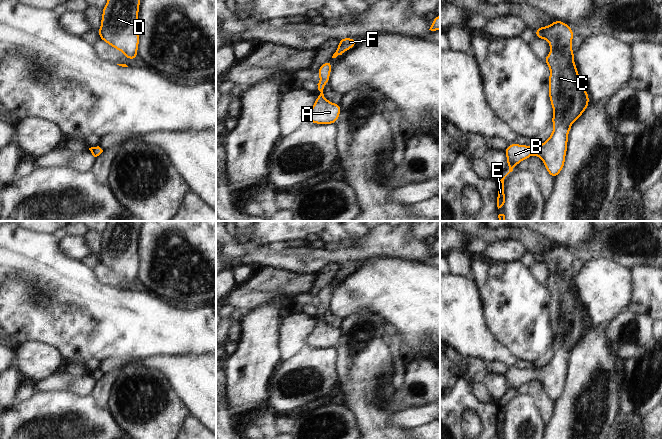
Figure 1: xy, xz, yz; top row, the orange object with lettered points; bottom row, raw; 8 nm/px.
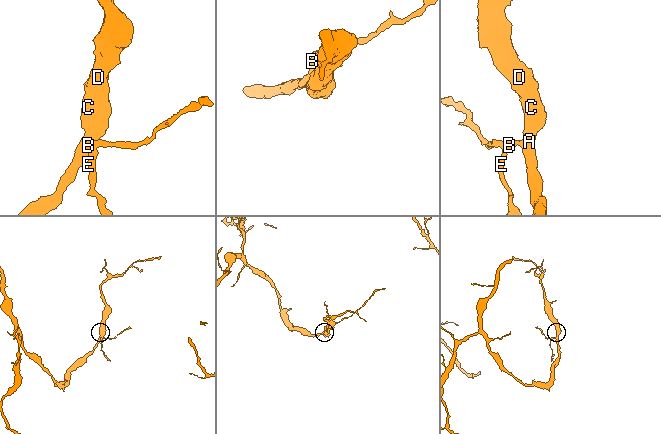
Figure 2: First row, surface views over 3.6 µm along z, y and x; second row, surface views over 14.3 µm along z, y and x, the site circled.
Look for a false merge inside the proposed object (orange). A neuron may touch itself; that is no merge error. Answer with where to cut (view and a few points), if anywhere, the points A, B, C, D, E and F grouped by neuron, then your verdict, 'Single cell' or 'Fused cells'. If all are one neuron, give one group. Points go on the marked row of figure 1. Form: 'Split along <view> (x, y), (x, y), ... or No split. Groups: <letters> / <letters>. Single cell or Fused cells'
No split. Groups: A B C D E F. Single cell.

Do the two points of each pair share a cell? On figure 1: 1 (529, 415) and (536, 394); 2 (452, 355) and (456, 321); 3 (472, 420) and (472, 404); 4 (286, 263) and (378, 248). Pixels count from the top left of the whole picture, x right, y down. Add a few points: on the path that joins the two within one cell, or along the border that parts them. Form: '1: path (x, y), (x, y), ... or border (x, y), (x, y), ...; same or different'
1: border (528, 394), (539, 409), (540, 416), (544, 422); different
2: border (450, 345), (463, 357); different
3: border (463, 412), (473, 410), (483, 427); different
4: path (309, 260), (323, 256), (338, 256), (355, 252); same

